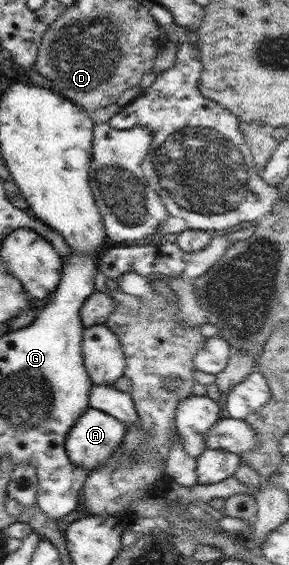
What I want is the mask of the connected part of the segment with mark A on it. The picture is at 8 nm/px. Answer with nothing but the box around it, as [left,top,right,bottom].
[66,407,126,472]

